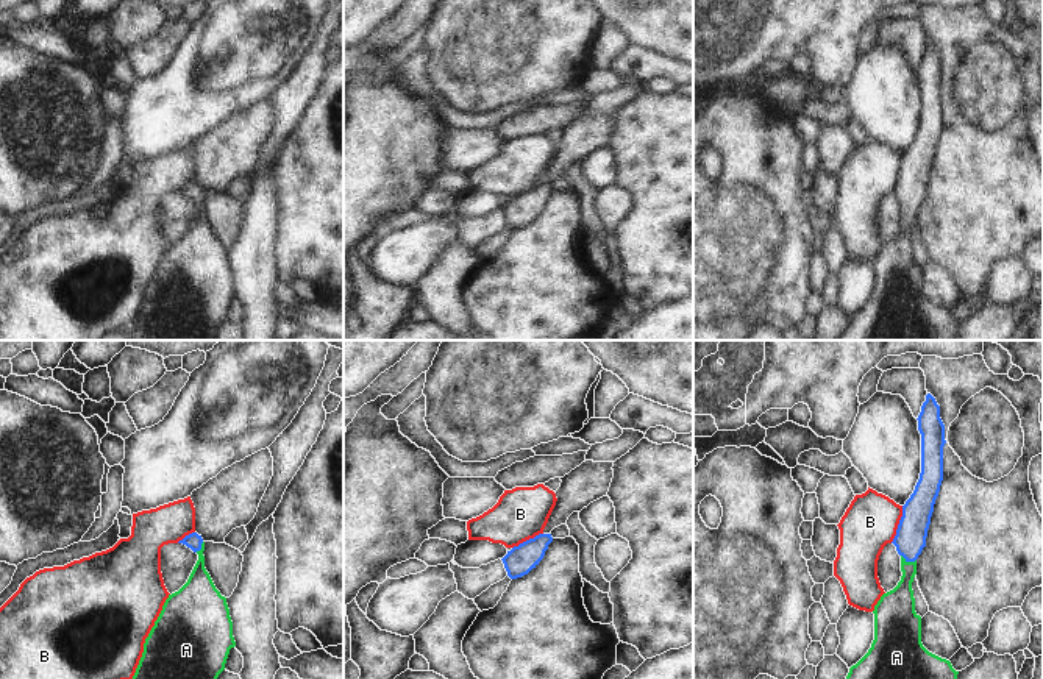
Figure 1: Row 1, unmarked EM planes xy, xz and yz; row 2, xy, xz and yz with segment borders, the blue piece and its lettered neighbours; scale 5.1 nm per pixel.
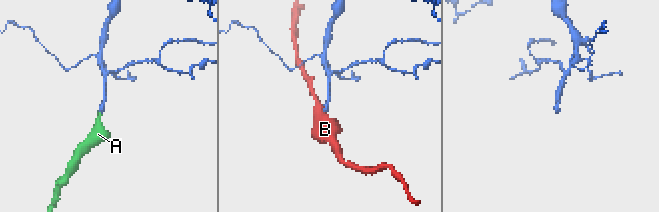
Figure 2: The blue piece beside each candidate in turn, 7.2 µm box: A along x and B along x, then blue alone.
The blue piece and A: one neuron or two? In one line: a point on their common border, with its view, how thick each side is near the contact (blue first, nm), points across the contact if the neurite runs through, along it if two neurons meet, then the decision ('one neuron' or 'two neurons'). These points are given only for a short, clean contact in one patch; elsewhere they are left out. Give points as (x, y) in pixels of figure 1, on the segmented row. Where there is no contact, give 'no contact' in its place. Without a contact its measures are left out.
contact yz (909, 561); calibres 160 and 190 nm; way yz (911, 536), (909, 561), (909, 573), (897, 607); one neuron

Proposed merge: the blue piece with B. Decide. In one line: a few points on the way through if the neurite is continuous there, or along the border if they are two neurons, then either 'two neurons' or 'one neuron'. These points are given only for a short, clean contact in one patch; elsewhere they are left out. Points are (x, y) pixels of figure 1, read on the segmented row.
border yz (903, 506), (897, 534), (890, 542); two neurons

